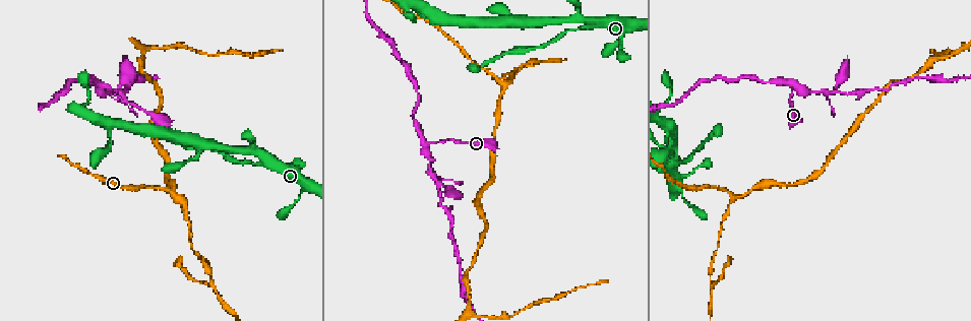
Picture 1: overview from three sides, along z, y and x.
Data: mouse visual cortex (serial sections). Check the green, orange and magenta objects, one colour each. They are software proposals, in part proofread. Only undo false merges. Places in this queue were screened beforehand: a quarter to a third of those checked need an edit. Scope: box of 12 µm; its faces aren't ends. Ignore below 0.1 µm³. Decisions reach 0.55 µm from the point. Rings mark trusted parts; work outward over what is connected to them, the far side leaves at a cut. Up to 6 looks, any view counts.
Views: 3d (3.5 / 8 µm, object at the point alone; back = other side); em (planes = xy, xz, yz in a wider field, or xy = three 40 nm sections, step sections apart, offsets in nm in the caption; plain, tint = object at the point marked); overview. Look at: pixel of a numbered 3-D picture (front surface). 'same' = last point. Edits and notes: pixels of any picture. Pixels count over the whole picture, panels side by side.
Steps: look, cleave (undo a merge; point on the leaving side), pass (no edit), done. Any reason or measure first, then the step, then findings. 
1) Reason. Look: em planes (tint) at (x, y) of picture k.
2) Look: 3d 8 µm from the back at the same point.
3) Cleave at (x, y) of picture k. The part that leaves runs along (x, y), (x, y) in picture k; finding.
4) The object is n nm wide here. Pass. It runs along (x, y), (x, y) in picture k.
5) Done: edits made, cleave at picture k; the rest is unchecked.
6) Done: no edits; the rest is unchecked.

Look: 3d 8 µm at (674, 163) of picture 1.

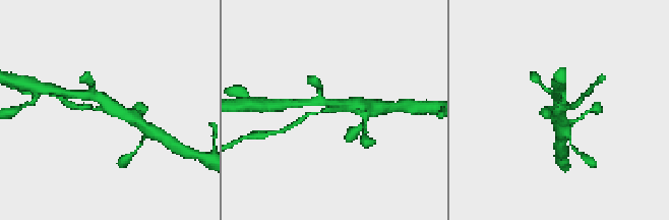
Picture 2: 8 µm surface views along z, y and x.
3 arms meet here; the arms are 150, 250, 300 nm wide; need the tissue. Look: em xy step 3 (tint) at (337, 104) of picture 2.

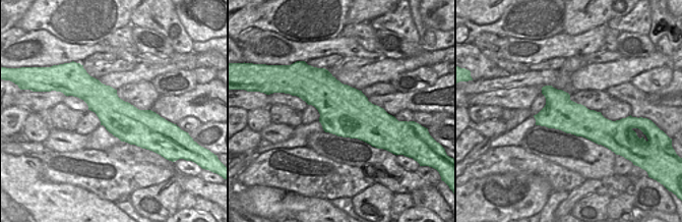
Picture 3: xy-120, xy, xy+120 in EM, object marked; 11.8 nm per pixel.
Pass. It runs along (131, 121), (95, 96), (81, 95) in picture 2; continuous, no second cell.

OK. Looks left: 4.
A fork. Look: 3d 3.5 µm at (200, 142) of picture 1.

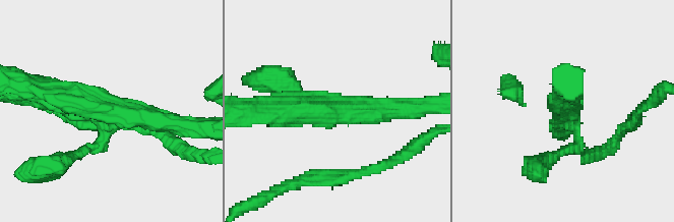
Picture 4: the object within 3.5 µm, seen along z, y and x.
Look: em xy step 1 (tint) at (111, 110) of picture 4.

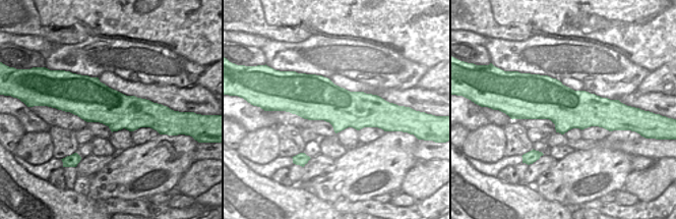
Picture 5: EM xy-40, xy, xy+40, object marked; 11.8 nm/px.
The arms are 150, 300, 450 nm wide. Pass. It runs along (180, 124), (46, 93) in picture 4; continuous, no second cell.

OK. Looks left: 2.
Branch point. Look: 3d 3.5 µm at (734, 198) of picture 1.

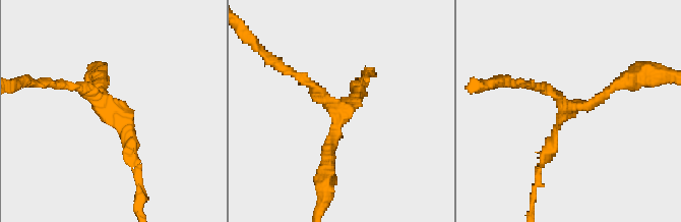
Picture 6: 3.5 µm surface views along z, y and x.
Look: em xy step 5 (tint) at (110, 108) of picture 6.

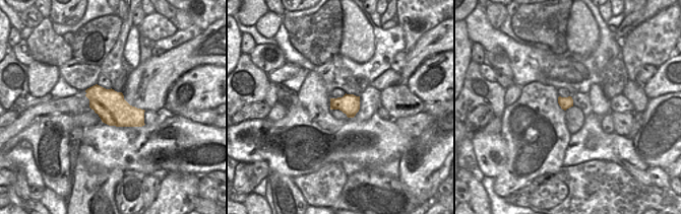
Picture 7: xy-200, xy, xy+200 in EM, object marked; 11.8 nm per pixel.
The arms are 150, 150, 150 nm wide. Cleave at (543, 159) of picture 6. Two cells meet here.

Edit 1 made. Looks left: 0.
Done: edits made, cleave at picture 6; the rest is unchecked.

